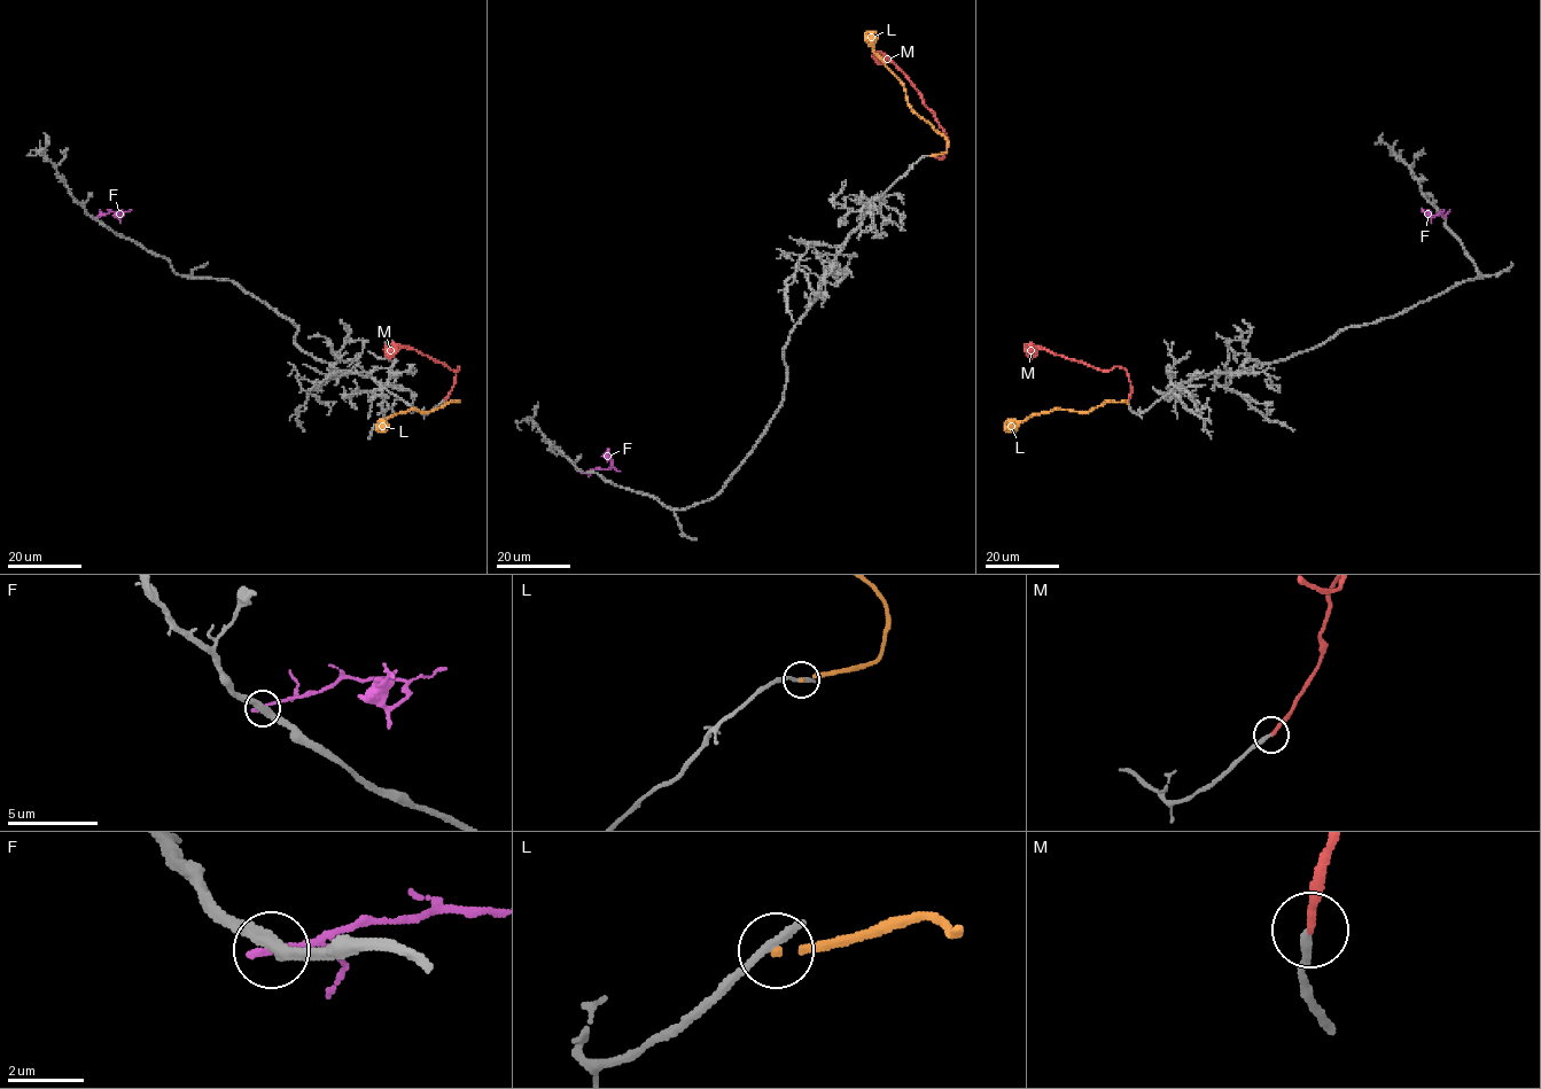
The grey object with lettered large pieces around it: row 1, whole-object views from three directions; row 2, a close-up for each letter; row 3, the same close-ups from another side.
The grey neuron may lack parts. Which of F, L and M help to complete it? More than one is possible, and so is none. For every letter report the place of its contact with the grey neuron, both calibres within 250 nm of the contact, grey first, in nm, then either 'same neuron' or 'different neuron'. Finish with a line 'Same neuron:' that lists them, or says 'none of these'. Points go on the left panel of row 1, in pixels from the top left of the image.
F: contact (93, 218); calibres 360 and 240 nm; different neuron
L: contact (441, 403); calibres 280 and 170 nm; different neuron
M: contact (444, 401); calibres 220 and 180 nm; same neuron
Same neuron: M

